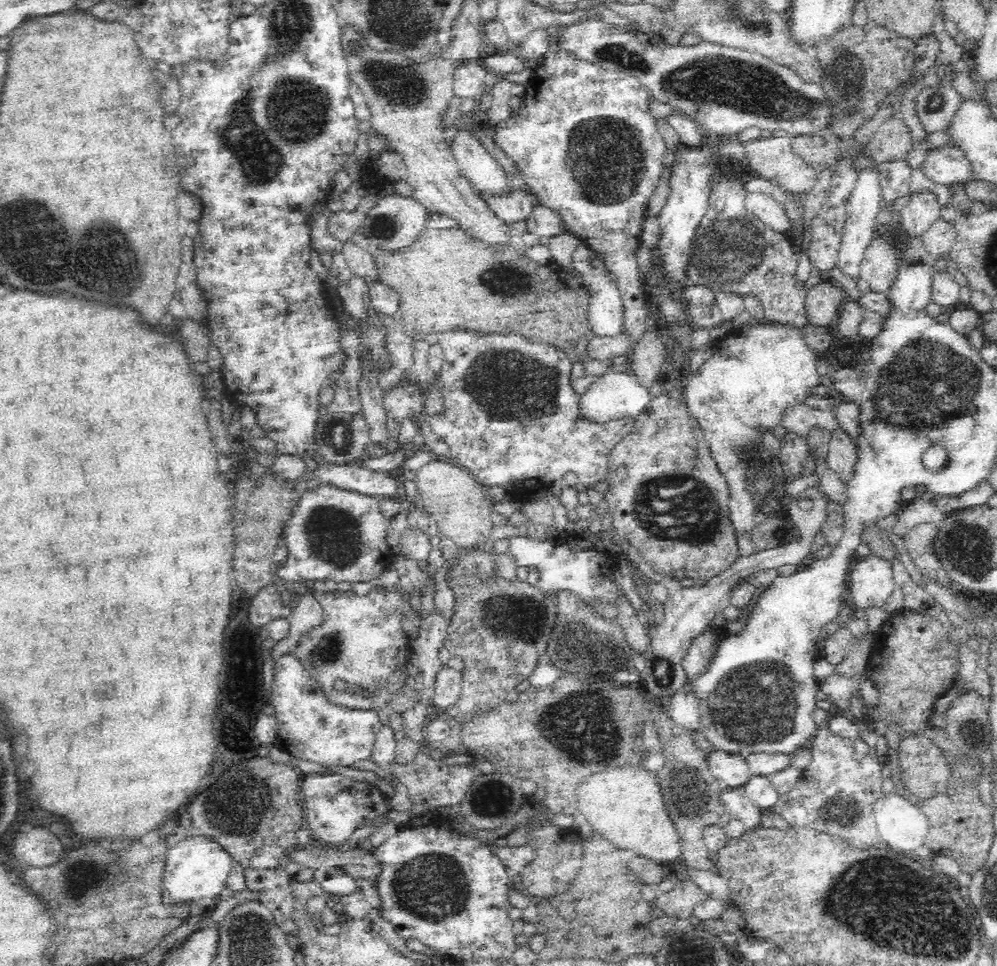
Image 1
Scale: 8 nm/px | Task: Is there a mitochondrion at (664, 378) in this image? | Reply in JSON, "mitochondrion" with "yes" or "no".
{"mitochondrion":"no"}

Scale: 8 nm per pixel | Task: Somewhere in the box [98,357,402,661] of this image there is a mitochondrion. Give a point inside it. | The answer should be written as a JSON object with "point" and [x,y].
{"point":[334,537]}

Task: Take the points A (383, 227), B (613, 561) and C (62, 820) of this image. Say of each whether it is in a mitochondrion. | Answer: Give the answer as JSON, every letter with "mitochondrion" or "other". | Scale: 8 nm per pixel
{"A":"mitochondrion","B":"other","C":"other"}

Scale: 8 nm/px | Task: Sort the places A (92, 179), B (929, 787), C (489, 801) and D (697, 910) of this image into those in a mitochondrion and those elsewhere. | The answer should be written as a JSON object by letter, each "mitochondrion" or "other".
{"A":"other","B":"other","C":"mitochondrion","D":"other"}

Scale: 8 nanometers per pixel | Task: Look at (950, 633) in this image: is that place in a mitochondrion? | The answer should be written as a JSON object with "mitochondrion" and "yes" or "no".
{"mitochondrion":"no"}

